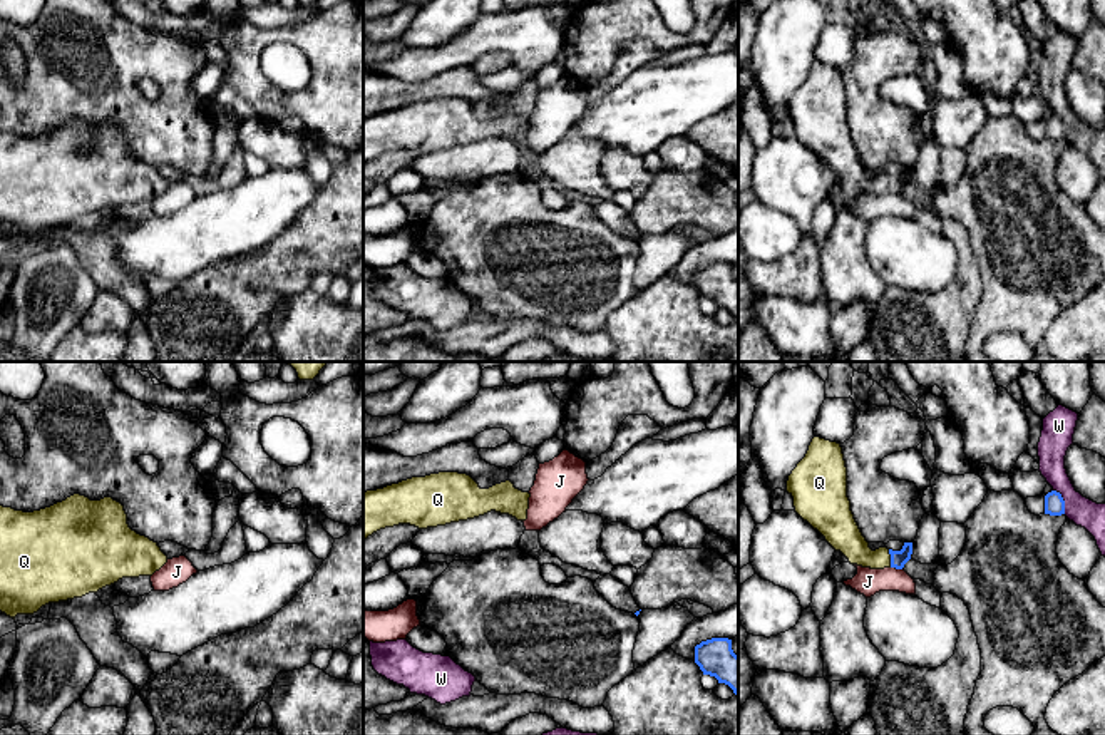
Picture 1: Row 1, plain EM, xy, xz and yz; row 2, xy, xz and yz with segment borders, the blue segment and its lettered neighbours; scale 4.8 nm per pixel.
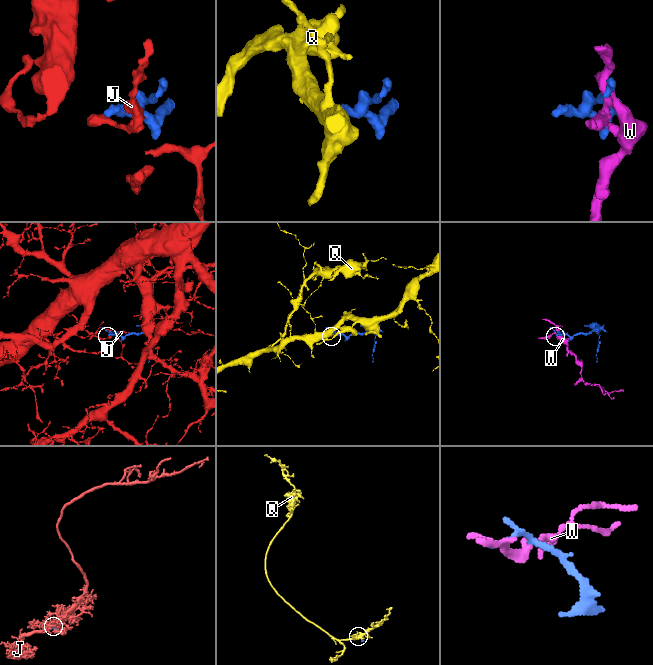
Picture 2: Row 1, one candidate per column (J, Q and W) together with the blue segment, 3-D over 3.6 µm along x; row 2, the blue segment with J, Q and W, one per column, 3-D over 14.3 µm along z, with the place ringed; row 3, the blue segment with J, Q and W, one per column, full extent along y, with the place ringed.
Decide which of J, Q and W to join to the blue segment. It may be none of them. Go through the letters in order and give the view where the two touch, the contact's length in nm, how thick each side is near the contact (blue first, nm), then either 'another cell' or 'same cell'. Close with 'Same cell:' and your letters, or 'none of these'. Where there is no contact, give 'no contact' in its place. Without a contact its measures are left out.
J: yz | 60 nm | 80/130 nm | another cell
Q: yz | 90 nm | 80/150 nm | same cell
W: yz | 130 nm | 100/140 nm | another cell
Same cell: Q

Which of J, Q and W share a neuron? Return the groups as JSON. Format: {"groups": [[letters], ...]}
{"groups": [["J"], ["Q"], ["W"]]}

